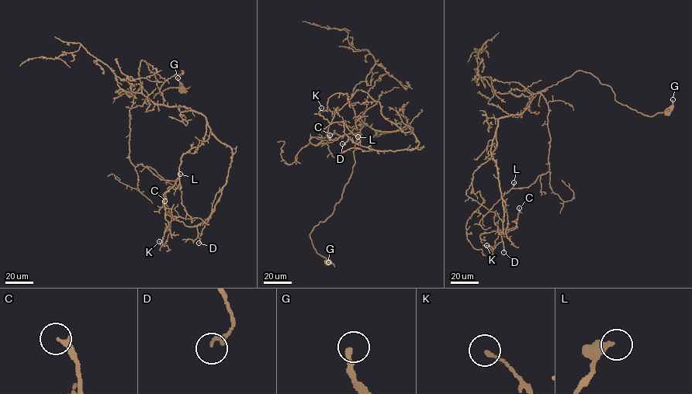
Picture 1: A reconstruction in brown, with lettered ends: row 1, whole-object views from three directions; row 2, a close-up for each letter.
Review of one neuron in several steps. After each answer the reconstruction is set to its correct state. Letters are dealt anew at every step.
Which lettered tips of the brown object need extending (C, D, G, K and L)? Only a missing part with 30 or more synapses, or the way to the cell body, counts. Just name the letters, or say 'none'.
none

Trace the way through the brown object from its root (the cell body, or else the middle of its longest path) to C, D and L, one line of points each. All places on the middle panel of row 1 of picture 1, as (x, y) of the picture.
C: (327, 260), (309, 233), (340, 199), (361, 123), (381, 131), (408, 126), (419, 143), (378, 150), (330, 135)
D: (327, 260), (309, 233), (340, 199), (361, 123), (408, 126), (419, 143), (392, 151), (342, 143)
L: (327, 260), (313, 247), (309, 233), (340, 199), (360, 132), (309, 139), (317, 145), (350, 133), (358, 136)

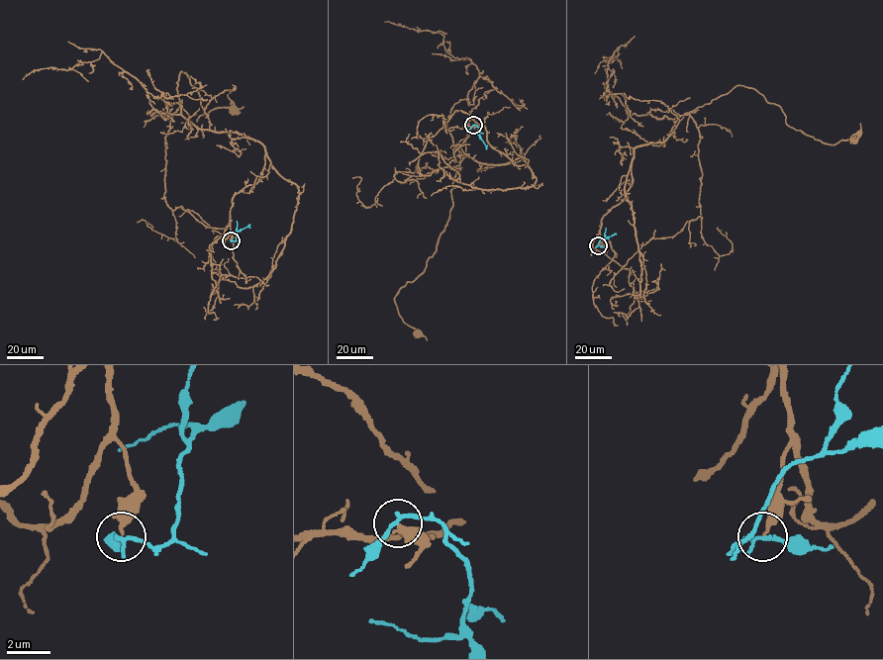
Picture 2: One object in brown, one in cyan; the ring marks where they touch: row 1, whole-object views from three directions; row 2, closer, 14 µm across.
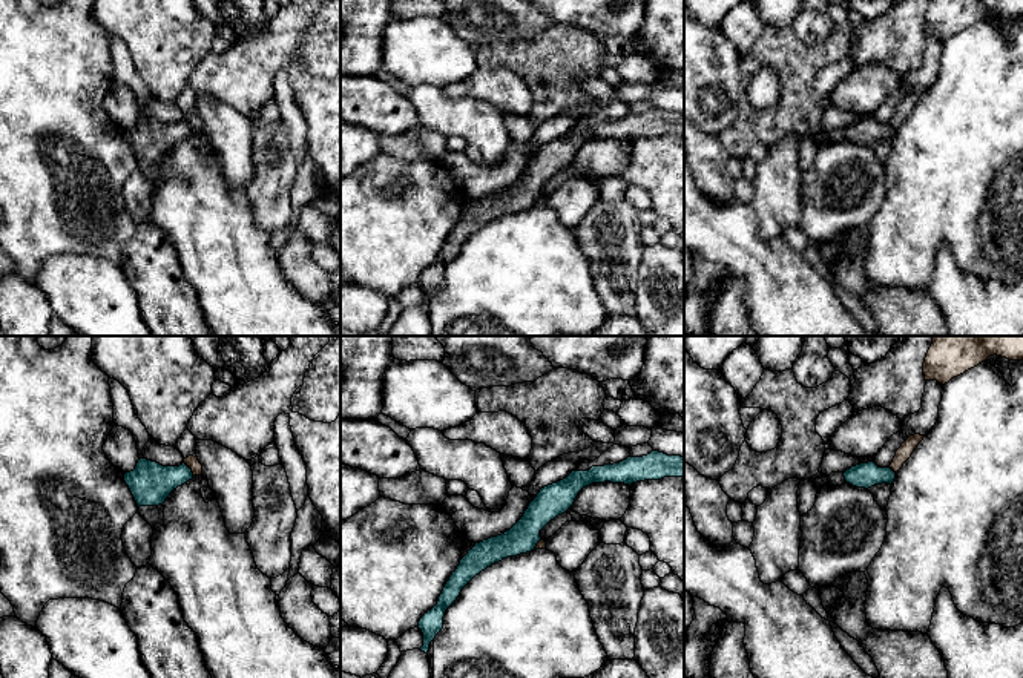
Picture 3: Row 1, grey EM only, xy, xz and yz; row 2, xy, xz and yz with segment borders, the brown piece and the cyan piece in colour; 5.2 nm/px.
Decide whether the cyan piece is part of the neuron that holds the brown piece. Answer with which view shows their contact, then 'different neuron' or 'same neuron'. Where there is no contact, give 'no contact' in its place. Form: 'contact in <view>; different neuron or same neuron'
contact in xy; different neuron

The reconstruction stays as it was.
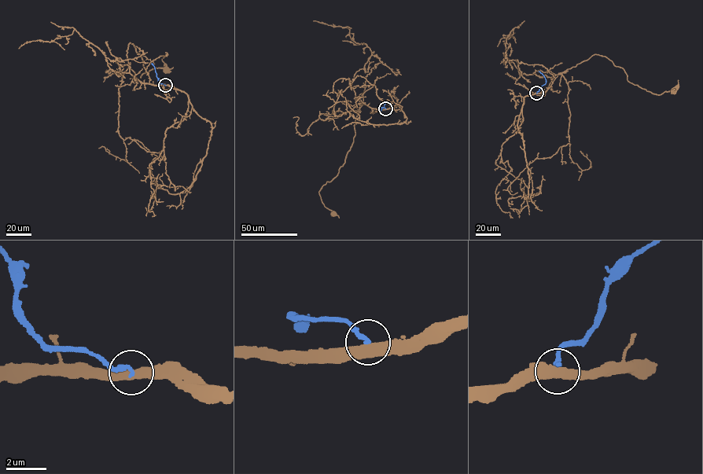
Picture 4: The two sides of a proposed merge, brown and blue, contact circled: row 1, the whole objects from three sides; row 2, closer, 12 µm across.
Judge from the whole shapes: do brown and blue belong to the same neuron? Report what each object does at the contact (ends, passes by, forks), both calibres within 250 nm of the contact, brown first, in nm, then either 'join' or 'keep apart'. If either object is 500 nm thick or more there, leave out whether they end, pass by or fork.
brown passes by | blue ends | 480/240 nm | keep apart

